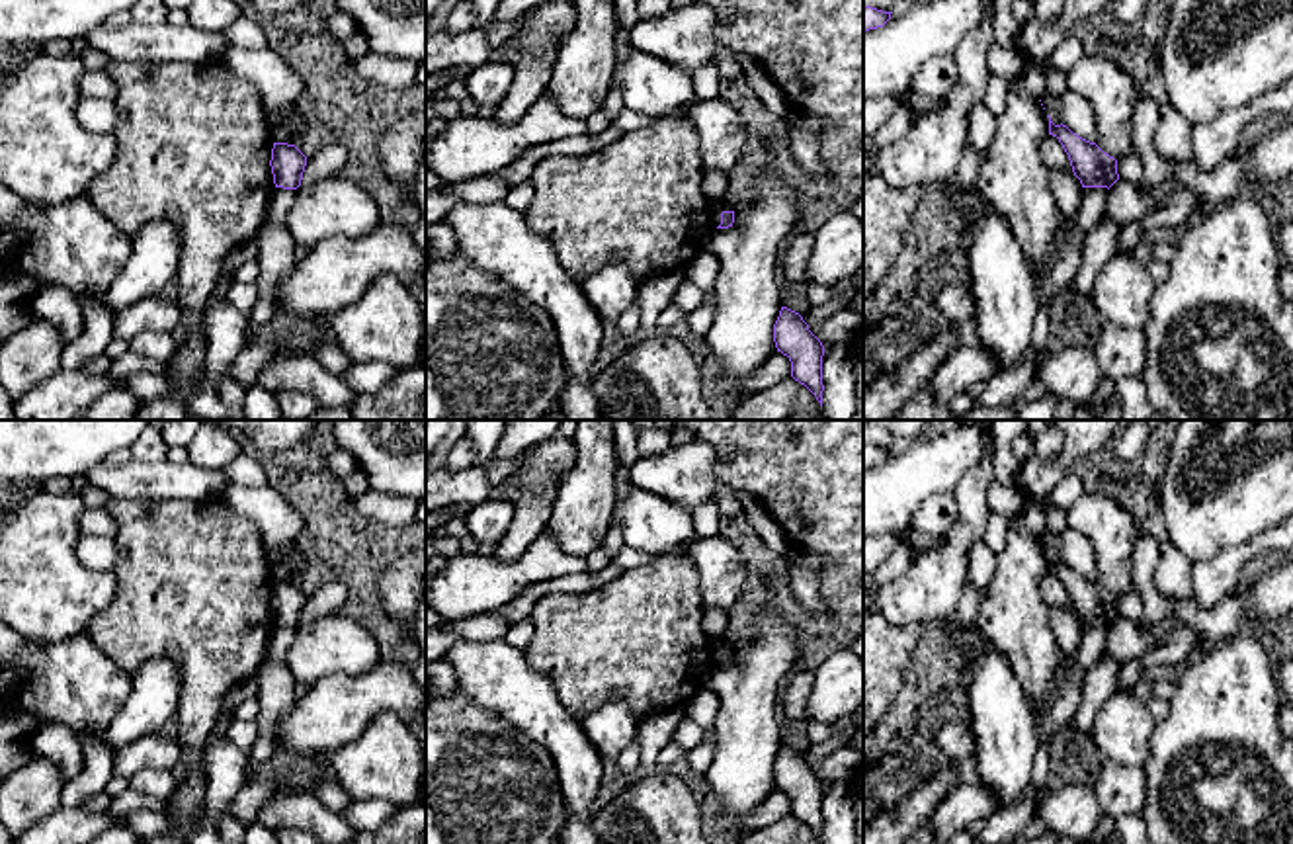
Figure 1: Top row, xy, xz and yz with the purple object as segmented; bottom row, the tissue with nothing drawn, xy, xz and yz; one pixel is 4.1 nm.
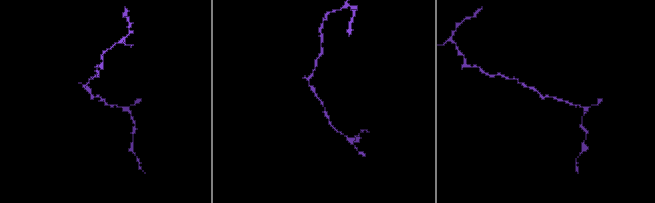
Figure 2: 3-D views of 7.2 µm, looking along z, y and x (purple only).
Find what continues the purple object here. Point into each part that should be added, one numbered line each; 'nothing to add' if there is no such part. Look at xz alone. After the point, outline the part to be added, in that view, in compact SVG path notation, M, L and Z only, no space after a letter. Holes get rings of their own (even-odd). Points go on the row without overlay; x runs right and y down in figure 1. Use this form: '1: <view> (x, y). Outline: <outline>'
nothing to add

